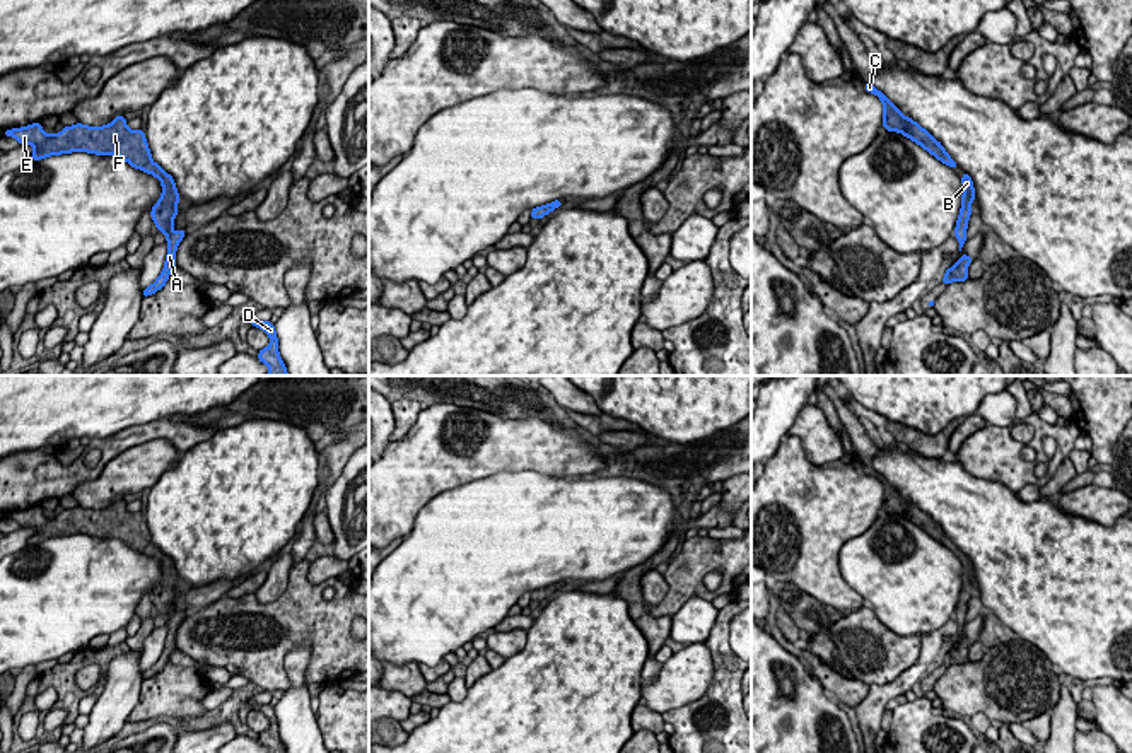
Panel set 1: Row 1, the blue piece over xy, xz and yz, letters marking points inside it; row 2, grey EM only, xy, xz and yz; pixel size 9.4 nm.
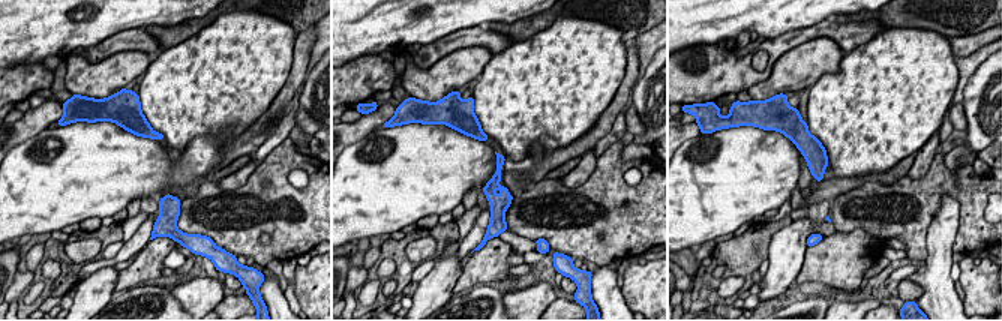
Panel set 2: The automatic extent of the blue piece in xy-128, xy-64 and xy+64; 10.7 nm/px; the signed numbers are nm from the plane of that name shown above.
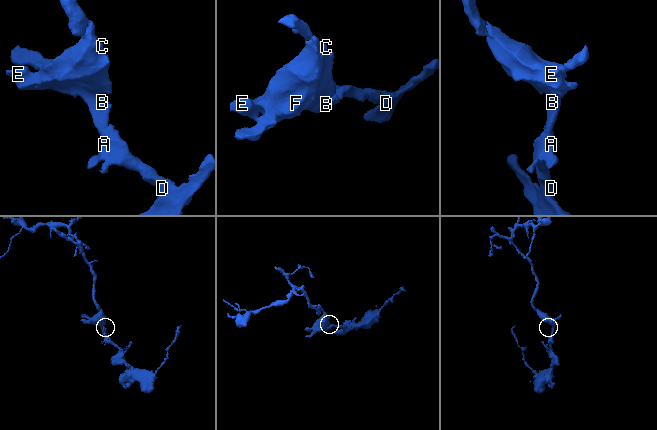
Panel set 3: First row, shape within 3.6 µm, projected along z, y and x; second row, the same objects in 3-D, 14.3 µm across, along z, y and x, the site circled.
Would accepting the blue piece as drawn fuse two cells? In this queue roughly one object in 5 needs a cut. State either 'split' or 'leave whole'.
leave whole

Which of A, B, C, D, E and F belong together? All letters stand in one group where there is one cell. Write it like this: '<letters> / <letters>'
A B C D E F

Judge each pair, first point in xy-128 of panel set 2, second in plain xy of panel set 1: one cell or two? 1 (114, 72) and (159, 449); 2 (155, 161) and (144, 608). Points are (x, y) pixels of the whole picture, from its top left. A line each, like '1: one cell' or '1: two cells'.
1: one cell
2: two cells

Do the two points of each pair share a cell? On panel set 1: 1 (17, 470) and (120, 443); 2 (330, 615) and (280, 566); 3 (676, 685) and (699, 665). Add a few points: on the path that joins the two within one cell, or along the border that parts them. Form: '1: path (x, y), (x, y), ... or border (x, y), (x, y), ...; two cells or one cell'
1: path (43, 473), (91, 473), (96, 468); one cell
2: border (292, 564), (287, 588), (277, 598), (262, 603); two cells
3: path (682, 680), (694, 668); one cell

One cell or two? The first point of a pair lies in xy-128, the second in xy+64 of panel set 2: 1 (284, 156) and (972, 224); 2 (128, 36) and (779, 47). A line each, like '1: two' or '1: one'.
1: one
2: one

